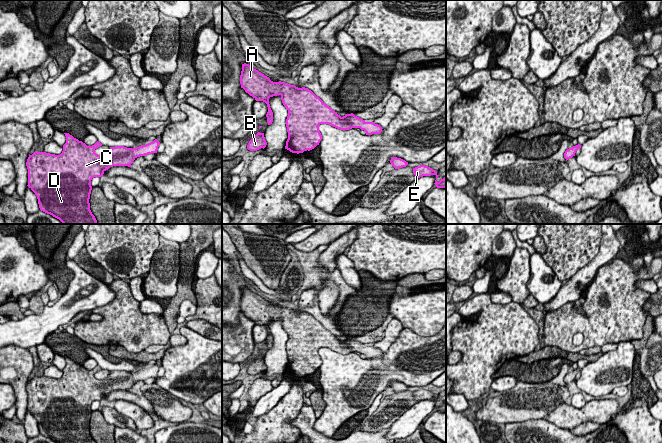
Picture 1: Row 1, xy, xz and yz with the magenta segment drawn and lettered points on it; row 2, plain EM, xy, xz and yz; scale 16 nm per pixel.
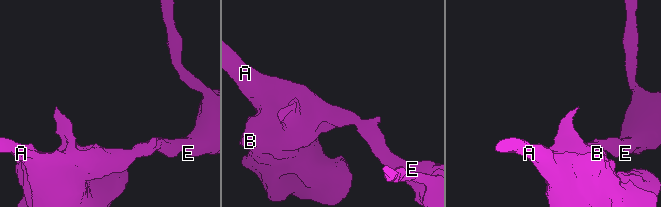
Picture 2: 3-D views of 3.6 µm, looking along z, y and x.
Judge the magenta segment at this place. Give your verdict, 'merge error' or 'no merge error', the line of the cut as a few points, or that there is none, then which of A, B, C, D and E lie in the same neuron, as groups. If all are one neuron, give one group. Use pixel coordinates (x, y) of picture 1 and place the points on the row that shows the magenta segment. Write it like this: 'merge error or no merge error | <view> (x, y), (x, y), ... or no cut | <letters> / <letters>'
no merge error | no cut | A B C D E

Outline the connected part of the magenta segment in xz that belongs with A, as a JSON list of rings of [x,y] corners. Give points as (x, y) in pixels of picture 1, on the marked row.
[[[246,63],[242,64],[240,84],[241,88],[256,101],[267,104],[268,125],[273,122],[269,98],[281,96],[282,103],[288,110],[286,119],[288,139],[285,149],[292,153],[310,151],[319,145],[322,140],[320,124],[329,124],[340,130],[360,128],[366,135],[380,134],[383,129],[380,125],[366,122],[353,113],[341,117],[308,88],[298,88],[281,81],[273,82]]]

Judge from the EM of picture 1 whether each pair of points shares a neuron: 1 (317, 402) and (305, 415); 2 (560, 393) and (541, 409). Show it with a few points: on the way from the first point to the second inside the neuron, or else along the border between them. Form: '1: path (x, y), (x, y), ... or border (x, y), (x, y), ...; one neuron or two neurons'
1: border (310, 406), (316, 418); two neurons
2: path (555, 395), (544, 404); one neuron

